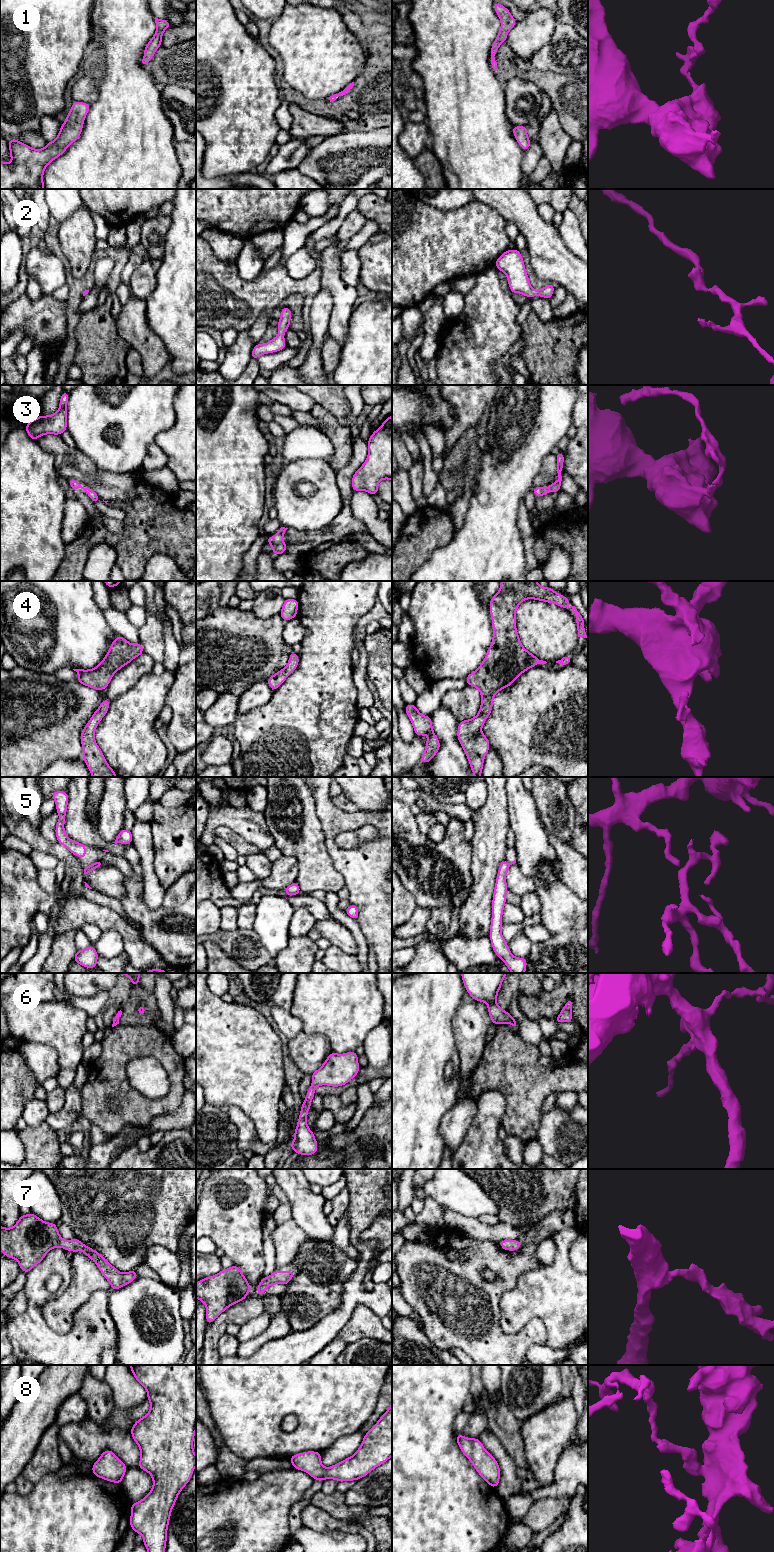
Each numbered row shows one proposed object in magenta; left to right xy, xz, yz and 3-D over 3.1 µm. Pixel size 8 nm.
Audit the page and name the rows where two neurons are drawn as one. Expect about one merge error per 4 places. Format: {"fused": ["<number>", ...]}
{"fused": ["5"]}

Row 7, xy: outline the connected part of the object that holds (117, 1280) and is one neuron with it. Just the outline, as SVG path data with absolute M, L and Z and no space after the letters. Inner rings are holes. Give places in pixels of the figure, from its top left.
M32 1212L21 1215L12 1228L0 1225L0 1251L5 1256L17 1260L20 1270L26 1274L56 1247L72 1252L79 1252L82 1249L83 1254L96 1263L112 1290L122 1288L138 1277L135 1270L119 1272L100 1253L77 1238L64 1240L55 1223L44 1222Z

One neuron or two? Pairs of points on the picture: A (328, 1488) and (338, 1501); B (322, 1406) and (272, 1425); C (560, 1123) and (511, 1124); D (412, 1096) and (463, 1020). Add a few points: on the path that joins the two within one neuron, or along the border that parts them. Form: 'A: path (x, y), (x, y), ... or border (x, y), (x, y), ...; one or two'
A: border (321, 1490), (324, 1493), (333, 1493), (335, 1491); two
B: path (309, 1406), (288, 1406), (282, 1412); one
C: border (541, 1114), (538, 1131), (534, 1137); two
D: border (456, 1011), (453, 1017), (453, 1036), (460, 1057); two

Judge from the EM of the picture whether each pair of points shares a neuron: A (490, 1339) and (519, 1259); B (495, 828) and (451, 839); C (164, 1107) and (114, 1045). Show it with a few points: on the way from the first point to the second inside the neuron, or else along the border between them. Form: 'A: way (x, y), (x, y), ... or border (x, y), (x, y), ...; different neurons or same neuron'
A: way (495, 1319), (494, 1291), (505, 1279); same neuron
B: border (471, 842), (472, 859), (470, 866); different neurons
C: way (143, 1107), (114, 1080), (114, 1066); same neuron

